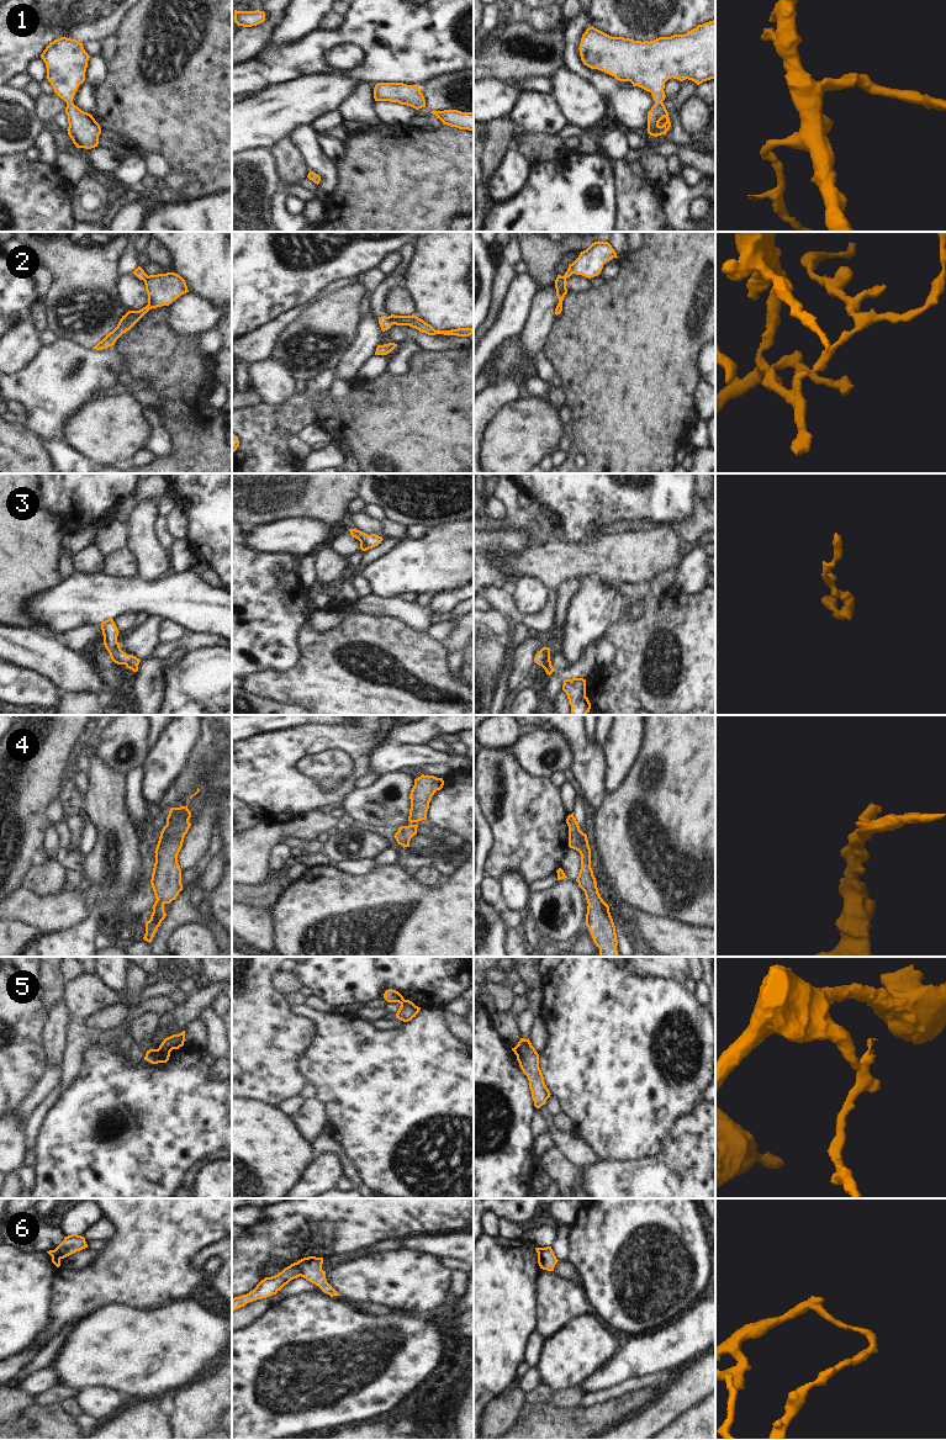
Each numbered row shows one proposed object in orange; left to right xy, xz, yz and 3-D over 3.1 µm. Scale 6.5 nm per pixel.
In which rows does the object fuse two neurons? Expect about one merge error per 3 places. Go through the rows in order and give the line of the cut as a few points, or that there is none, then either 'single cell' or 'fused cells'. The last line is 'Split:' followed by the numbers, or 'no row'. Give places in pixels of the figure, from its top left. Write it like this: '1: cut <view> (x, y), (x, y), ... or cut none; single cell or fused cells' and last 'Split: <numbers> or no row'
1: cut none; single cell
2: cut xz (387, 317), (392, 323); fused cells
3: cut none; single cell
4: cut none; single cell
5: cut xy (158, 1048), (160, 1062); fused cells
6: cut xz (296, 1263), (301, 1275); fused cells
Split: 2, 5, 6

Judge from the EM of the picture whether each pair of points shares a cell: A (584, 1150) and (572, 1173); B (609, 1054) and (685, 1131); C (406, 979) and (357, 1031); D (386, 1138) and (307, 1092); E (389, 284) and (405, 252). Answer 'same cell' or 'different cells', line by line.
A: different cells
B: different cells
C: different cells
D: different cells
E: same cell

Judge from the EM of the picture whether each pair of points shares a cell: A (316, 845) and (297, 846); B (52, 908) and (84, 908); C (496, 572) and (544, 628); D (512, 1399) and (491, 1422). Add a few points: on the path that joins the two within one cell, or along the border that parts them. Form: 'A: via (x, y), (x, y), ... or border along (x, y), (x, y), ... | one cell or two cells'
A: via (311, 846), (302, 846) | one cell
B: via (59, 908), (77, 908) | one cell
C: border along (486, 584), (498, 584), (511, 589) | two cells
D: via (507, 1404), (496, 1417) | one cell

